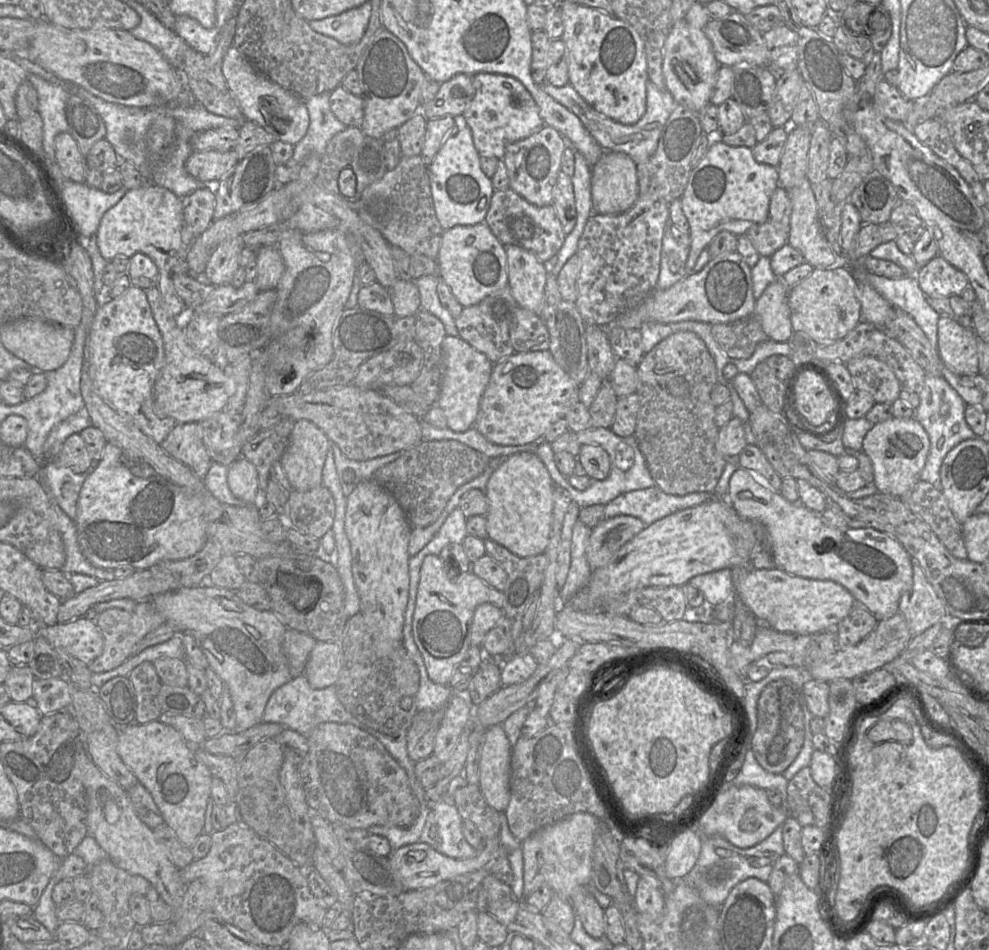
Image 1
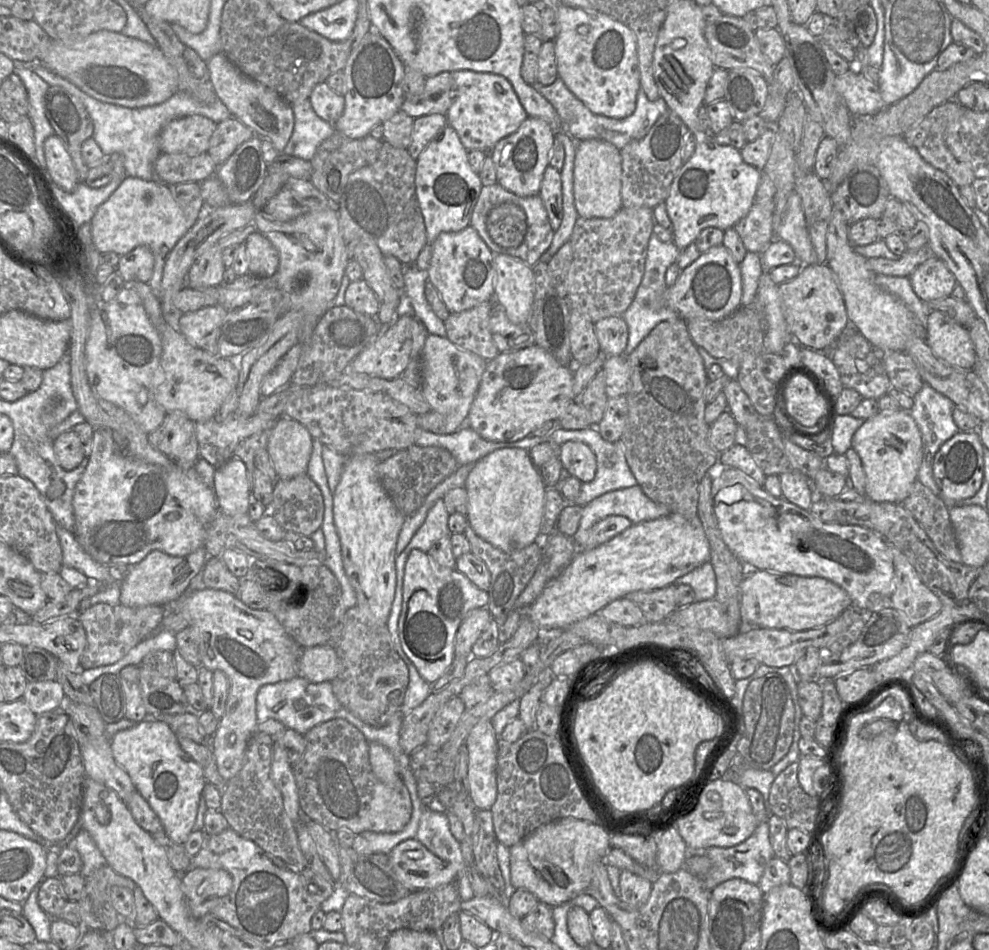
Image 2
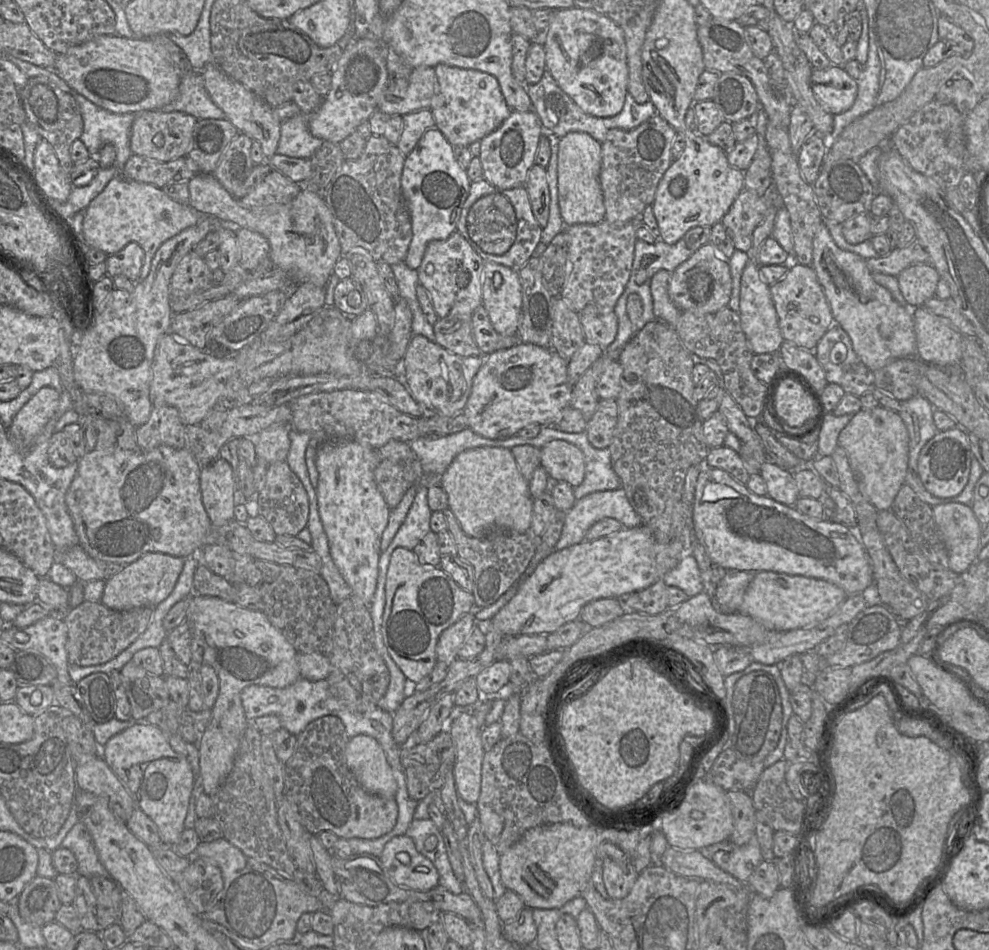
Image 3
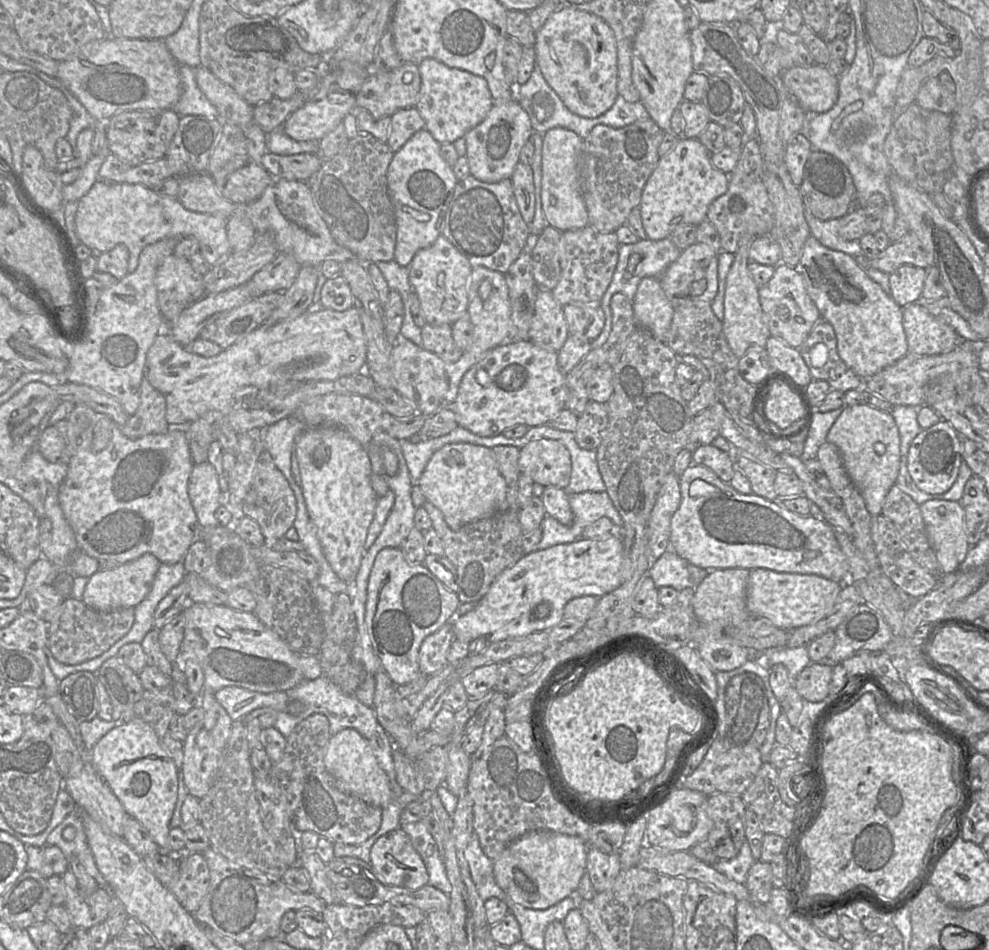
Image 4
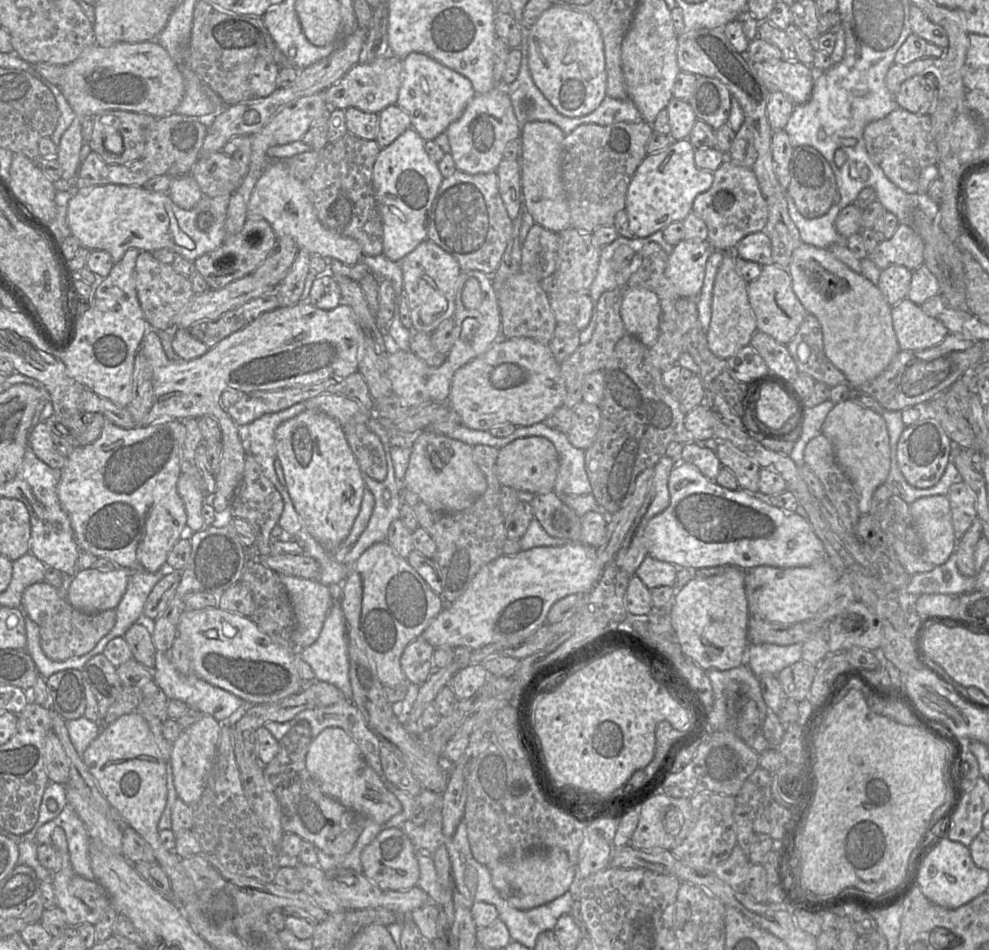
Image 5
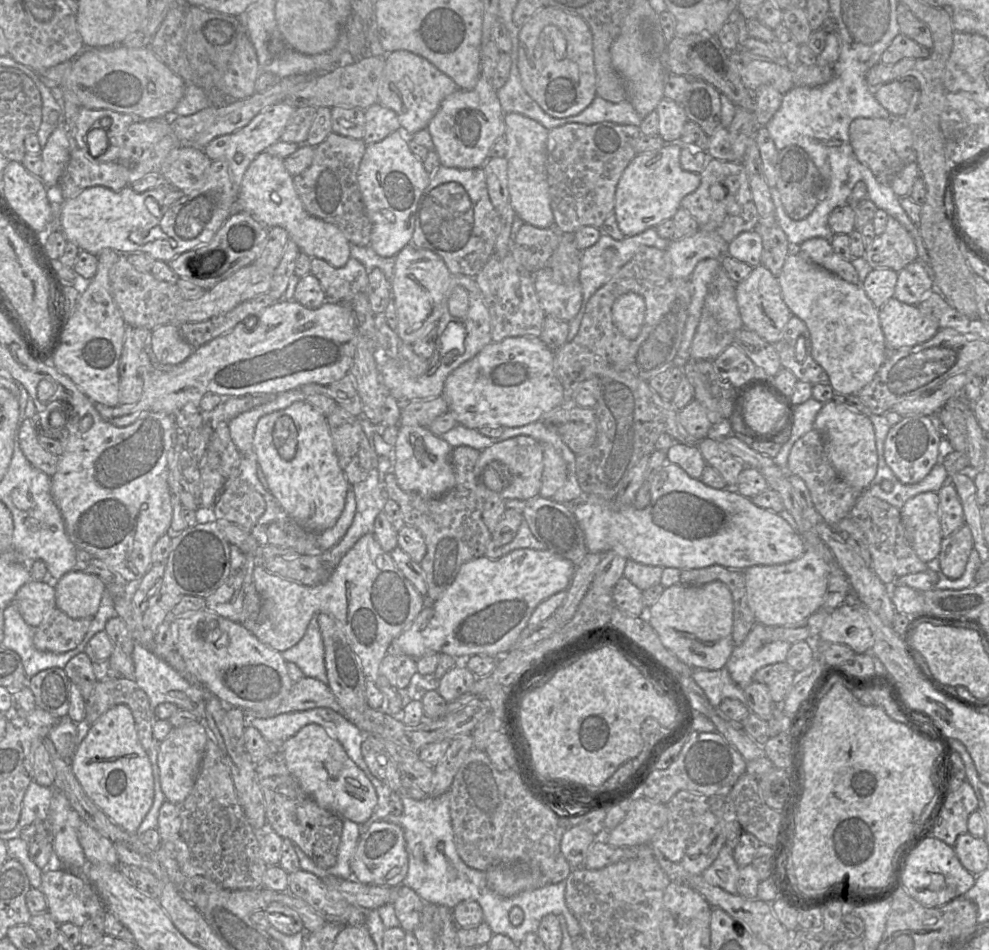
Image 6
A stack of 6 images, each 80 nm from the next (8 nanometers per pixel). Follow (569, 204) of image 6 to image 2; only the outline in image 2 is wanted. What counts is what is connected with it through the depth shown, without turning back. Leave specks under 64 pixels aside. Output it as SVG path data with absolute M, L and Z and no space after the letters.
M668 110L643 138L631 141L619 151L622 158L622 208L654 208L669 196L677 171L695 151L695 138L681 118Z

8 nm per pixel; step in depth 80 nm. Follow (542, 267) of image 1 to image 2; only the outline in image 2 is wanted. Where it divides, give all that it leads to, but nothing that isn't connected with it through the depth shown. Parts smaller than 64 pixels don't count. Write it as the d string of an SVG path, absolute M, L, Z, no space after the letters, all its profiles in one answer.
M506 254L494 259L496 278L494 295L514 324L527 323L535 293L532 266Z

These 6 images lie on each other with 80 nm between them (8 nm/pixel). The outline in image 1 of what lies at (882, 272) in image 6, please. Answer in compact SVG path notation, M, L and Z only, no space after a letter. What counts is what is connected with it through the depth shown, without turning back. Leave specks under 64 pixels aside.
M939 255L919 267L914 277L926 297L960 296L969 287L965 274Z

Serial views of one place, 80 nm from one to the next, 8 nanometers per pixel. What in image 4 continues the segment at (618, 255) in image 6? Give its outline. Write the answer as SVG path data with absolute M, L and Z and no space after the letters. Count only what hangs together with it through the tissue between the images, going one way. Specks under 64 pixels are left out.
M649 238L641 239L637 243L621 244L619 247L619 260L613 274L612 281L600 301L600 305L605 313L605 326L601 334L592 342L592 348L600 347L609 337L612 329L612 314L610 310L611 297L622 292L628 298L633 299L637 292L638 285L643 278L661 277L668 266L674 262L681 254L679 249L670 239L651 240Z

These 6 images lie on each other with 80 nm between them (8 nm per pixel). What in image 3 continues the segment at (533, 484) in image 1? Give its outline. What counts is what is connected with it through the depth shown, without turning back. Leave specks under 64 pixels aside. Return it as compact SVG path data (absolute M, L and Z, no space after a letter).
M479 447L459 453L442 473L439 486L448 497L448 510L452 512L464 533L478 537L492 530L528 532L532 521L534 498L528 480L520 473L511 448Z

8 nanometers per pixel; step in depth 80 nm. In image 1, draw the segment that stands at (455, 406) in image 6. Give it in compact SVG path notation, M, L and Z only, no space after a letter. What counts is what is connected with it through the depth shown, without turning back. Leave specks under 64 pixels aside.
M546 351L517 352L493 365L489 382L480 400L473 427L489 442L497 445L523 445L545 441L543 436L554 423L563 419L577 398L578 385L559 366L552 354Z

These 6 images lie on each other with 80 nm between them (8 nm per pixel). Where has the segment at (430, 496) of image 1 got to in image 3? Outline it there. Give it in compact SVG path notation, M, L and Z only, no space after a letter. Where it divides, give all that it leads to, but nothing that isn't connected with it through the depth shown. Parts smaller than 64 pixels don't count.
M416 454L407 460L381 460L374 472L376 485L390 508L413 486L439 486L441 475L426 475Z

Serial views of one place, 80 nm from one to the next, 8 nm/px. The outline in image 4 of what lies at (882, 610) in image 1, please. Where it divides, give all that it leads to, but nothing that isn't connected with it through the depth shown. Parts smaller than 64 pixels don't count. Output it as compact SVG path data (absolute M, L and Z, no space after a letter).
M692 463L678 477L681 501L670 520L670 548L689 564L704 569L757 568L777 572L816 574L839 584L848 582L848 562L838 541L837 531L820 516L794 513L778 501L755 493L743 494L722 481L711 469Z

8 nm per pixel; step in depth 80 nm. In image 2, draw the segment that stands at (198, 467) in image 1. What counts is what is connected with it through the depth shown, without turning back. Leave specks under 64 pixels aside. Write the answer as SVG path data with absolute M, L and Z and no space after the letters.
M166 412L162 424L147 437L155 449L179 467L193 468L199 459L195 422L181 412Z

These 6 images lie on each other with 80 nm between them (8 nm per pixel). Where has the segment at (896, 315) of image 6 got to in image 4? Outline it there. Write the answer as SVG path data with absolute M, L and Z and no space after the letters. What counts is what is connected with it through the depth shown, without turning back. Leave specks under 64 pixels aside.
M919 303L902 307L902 314L908 352L911 354L944 354L952 351L962 340L952 327L931 315Z

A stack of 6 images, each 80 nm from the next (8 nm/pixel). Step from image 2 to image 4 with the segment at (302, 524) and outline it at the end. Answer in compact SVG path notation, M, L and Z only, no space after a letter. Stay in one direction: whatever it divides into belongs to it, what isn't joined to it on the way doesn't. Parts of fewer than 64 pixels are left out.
M263 451L258 455L253 483L244 497L242 512L245 517L255 520L264 537L264 545L272 543L286 535L292 528L297 513L297 502L292 488L283 473L275 466L271 455Z

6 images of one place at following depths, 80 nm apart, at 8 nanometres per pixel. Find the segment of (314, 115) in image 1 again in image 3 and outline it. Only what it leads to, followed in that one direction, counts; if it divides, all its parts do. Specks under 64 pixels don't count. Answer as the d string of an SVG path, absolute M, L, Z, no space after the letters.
M301 112L282 123L277 146L278 154L295 158L311 158L324 140L310 132L308 119L309 115Z

